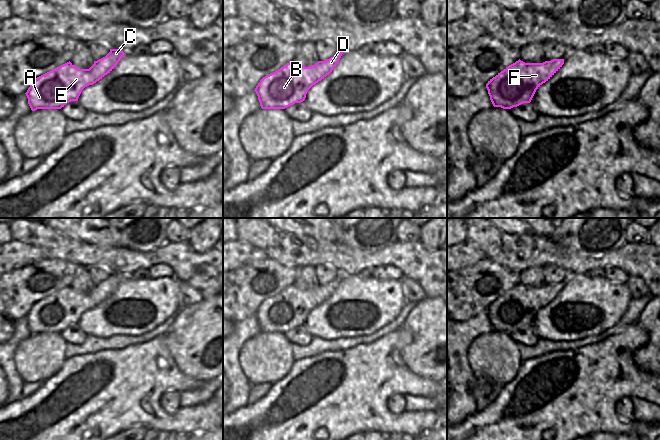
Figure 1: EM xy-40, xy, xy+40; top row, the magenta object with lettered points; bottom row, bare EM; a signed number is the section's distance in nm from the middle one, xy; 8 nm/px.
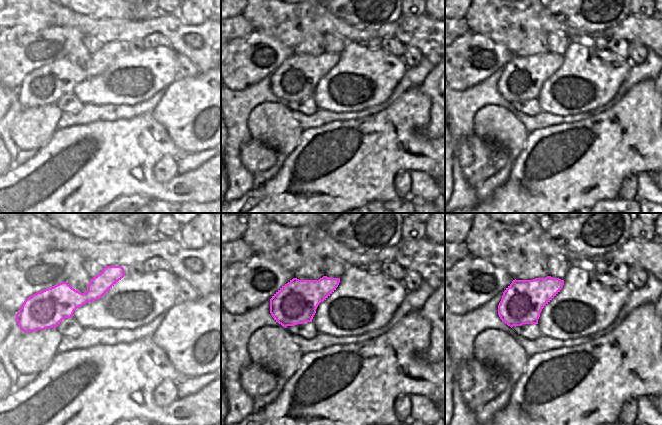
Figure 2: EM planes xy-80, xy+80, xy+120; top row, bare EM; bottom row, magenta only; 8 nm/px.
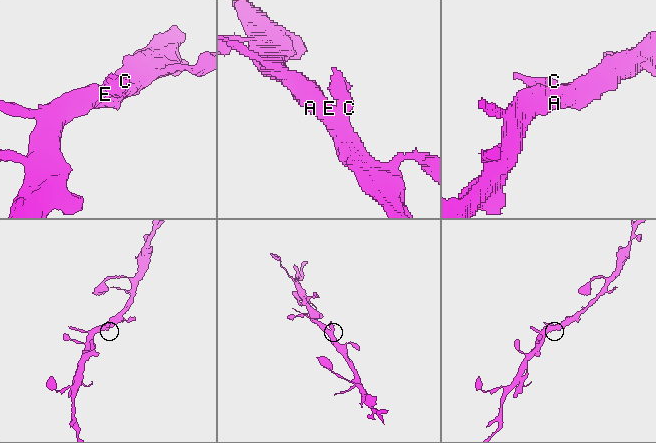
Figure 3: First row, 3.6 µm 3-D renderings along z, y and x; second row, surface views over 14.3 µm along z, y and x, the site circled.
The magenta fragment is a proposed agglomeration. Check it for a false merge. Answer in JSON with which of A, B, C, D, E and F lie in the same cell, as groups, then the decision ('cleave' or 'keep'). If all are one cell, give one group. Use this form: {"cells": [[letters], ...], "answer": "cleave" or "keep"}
{"cells": [["A", "B", "C", "D", "E", "F"]], "answer": "keep"}

